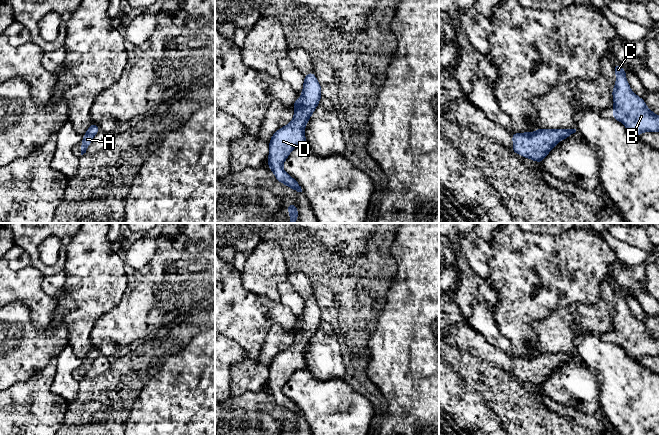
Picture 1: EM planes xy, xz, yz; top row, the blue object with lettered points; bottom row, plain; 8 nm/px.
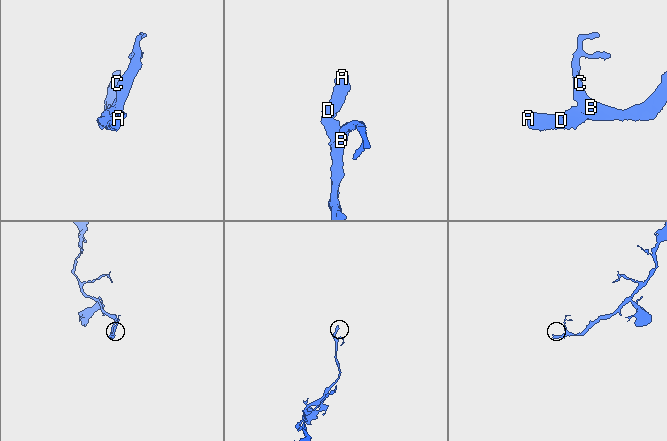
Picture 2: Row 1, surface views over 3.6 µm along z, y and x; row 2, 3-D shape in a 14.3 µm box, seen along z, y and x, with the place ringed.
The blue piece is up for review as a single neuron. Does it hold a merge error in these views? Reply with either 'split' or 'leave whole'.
leave whole

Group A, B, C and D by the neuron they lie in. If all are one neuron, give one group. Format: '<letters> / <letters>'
A B C D

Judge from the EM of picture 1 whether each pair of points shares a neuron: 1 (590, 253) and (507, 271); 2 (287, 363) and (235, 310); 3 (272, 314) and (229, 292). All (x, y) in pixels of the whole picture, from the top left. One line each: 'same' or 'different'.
1: same
2: different
3: same

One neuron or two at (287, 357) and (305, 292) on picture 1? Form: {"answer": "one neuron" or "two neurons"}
{"answer": "one neuron"}

